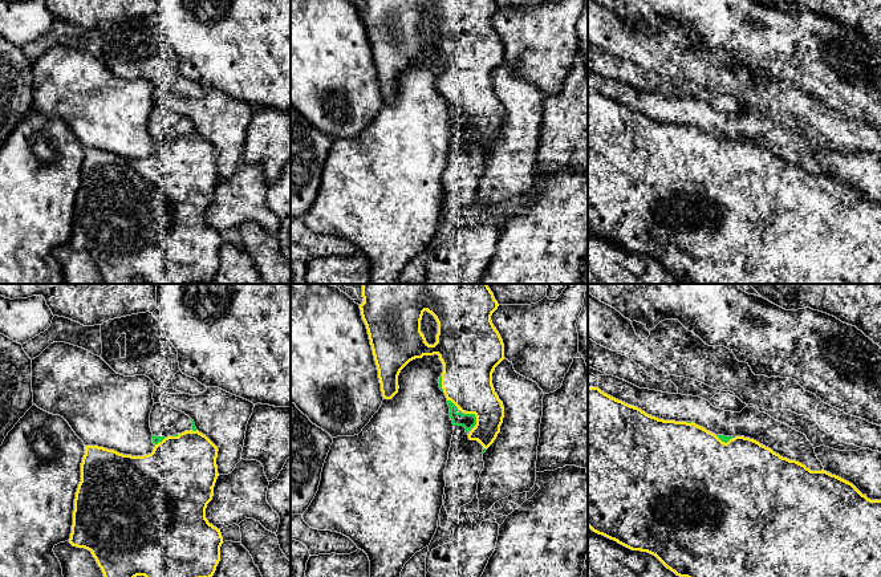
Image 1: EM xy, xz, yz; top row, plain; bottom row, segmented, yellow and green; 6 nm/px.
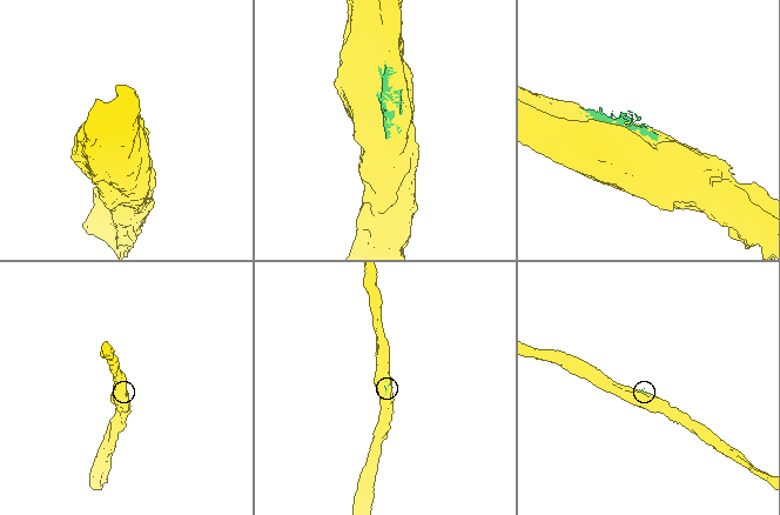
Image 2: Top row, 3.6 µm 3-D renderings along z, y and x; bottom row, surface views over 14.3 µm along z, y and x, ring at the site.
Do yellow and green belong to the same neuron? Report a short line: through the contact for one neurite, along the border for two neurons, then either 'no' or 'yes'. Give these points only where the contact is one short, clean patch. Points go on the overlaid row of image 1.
yes

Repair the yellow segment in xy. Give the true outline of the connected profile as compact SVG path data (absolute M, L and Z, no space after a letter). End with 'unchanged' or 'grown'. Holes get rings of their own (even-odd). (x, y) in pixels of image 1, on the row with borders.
M192 419L192 428L182 434L175 434L172 436L155 436L153 435L154 450L149 455L131 456L123 455L114 450L107 450L98 446L85 446L85 455L81 463L81 481L78 484L74 511L73 511L73 525L69 543L77 548L85 548L92 552L98 566L101 568L103 577L212 577L216 566L220 561L220 546L223 544L223 537L220 529L214 527L206 519L207 504L212 500L214 487L218 474L216 458L218 447L195 427Z | grown

